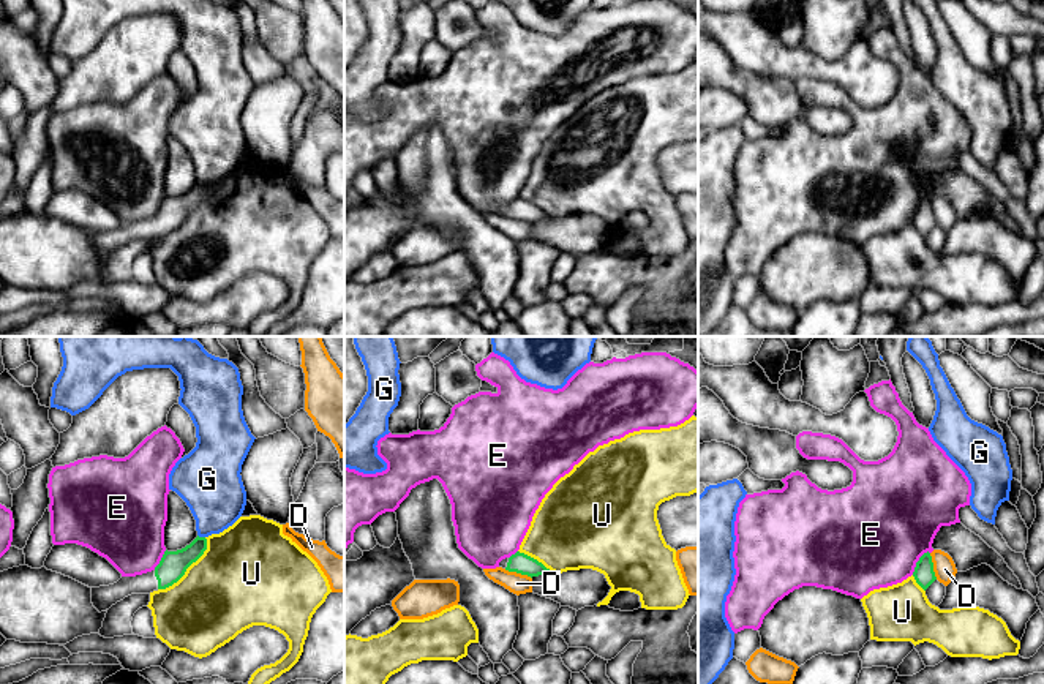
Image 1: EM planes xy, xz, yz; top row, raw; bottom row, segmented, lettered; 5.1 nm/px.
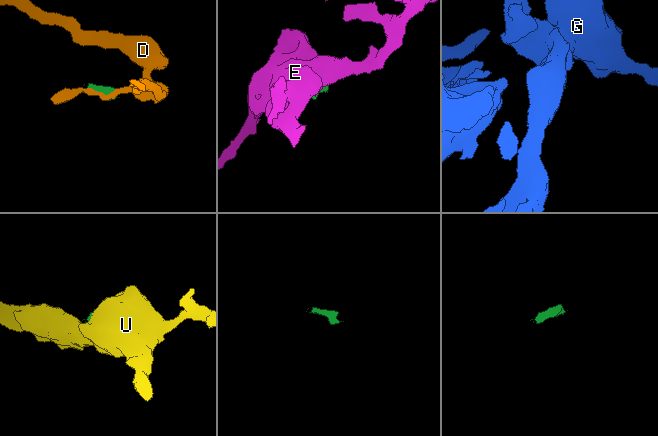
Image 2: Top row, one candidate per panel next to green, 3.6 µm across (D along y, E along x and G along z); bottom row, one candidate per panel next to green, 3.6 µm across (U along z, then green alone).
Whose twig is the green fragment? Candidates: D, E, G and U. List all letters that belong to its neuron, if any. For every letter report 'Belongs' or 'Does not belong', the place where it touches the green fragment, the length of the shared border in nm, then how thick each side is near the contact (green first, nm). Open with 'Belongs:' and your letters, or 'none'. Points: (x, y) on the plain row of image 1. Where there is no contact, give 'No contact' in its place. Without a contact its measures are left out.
Belongs: none
D: Does not belong. Touches green at xz (518, 218). Shared border 150 nm. Thickness 110 nm (green) against 110 nm
E: Does not belong. Touches green at yz (916, 209). Shared border 150 nm. Thickness 110 nm (green) against 500 nm
G: Does not belong. Touches green at xy (201, 184). Shared border 40 nm. Thickness 140 nm (green) against 300 nm
U: Does not belong. Touches green at xy (187, 214). Shared border 360 nm. Thickness 140 nm (green) against 440 nm

